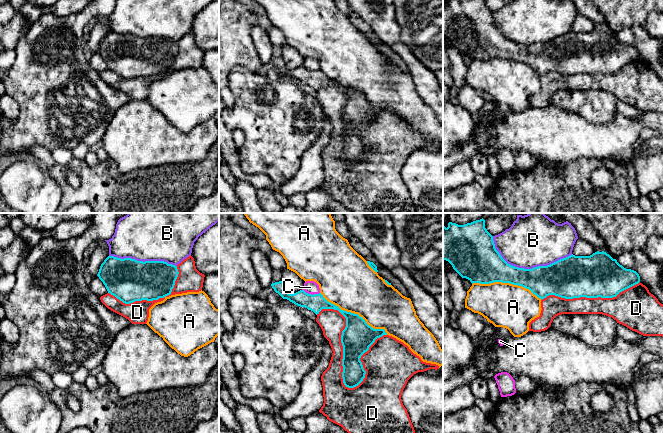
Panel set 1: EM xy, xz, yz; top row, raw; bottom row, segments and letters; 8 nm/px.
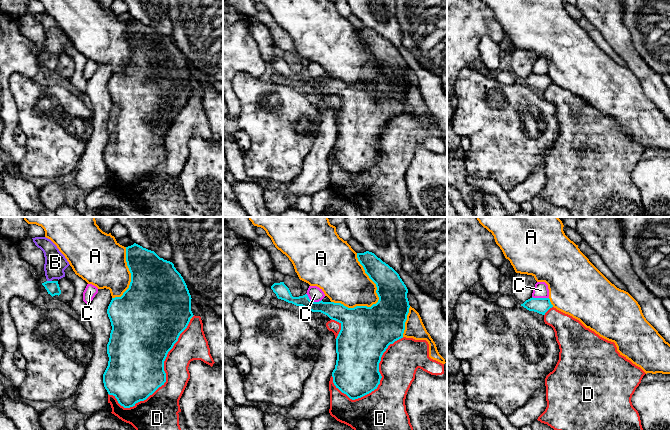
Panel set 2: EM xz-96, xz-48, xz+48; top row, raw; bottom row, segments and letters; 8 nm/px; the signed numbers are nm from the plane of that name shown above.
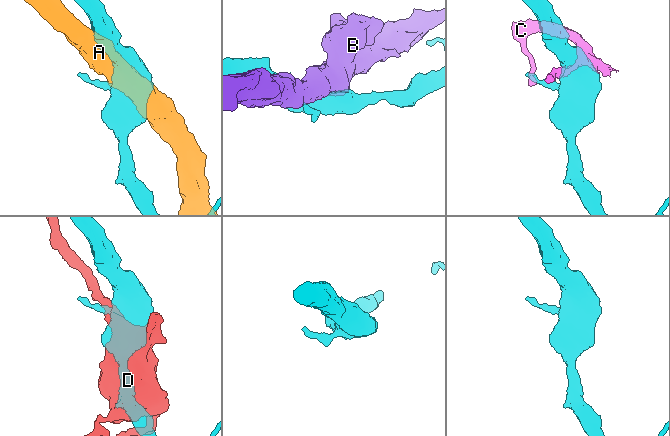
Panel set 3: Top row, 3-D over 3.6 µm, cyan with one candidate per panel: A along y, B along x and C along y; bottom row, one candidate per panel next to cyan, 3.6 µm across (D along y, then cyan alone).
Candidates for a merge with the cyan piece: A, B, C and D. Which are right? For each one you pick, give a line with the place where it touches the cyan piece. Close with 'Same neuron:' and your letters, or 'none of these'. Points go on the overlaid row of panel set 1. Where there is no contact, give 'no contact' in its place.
Same neuron: none of these

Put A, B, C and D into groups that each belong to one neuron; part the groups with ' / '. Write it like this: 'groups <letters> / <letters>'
groups A / B D / C

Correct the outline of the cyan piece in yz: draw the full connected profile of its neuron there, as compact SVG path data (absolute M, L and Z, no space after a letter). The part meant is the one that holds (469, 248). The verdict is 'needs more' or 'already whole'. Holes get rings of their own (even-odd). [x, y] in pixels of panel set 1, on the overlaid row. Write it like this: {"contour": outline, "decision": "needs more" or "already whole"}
{"contour": "M483 218L464 225L449 222L447 228L443 225L443 260L448 261L462 278L472 284L510 283L529 289L541 300L549 295L565 299L613 298L640 282L636 271L624 268L604 251L597 251L590 256L572 254L550 265L532 269L512 266L496 250L493 236L485 228Z", "decision": "already whole"}

